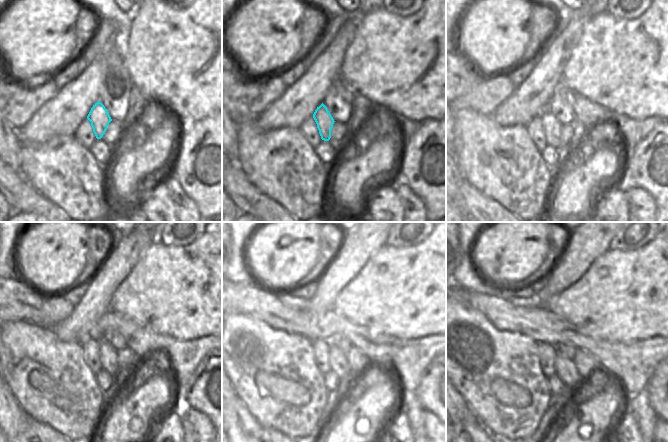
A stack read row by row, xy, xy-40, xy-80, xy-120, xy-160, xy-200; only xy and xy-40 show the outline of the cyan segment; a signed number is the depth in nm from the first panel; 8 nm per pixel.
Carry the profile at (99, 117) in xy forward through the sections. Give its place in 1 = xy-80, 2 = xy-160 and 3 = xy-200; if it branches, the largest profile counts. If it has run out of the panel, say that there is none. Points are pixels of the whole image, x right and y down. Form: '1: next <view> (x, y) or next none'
1: next xy-80 (551, 125)
2: next xy-160 (337, 361)
3: next xy-200 (565, 369)

